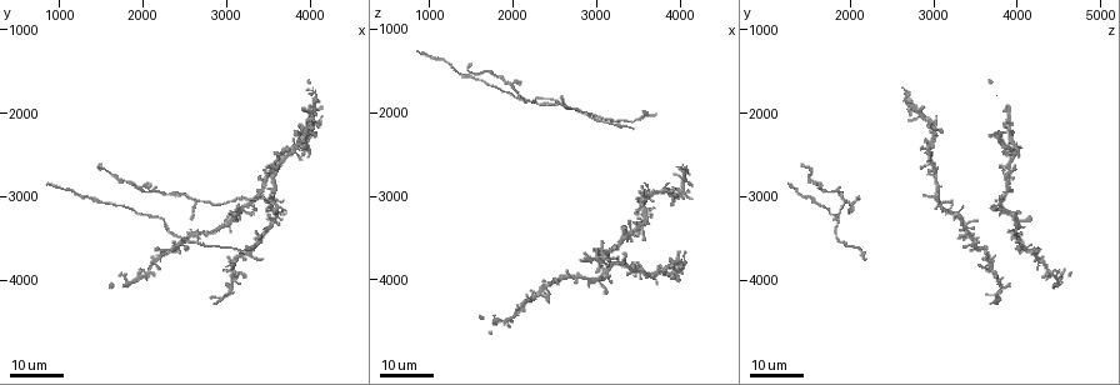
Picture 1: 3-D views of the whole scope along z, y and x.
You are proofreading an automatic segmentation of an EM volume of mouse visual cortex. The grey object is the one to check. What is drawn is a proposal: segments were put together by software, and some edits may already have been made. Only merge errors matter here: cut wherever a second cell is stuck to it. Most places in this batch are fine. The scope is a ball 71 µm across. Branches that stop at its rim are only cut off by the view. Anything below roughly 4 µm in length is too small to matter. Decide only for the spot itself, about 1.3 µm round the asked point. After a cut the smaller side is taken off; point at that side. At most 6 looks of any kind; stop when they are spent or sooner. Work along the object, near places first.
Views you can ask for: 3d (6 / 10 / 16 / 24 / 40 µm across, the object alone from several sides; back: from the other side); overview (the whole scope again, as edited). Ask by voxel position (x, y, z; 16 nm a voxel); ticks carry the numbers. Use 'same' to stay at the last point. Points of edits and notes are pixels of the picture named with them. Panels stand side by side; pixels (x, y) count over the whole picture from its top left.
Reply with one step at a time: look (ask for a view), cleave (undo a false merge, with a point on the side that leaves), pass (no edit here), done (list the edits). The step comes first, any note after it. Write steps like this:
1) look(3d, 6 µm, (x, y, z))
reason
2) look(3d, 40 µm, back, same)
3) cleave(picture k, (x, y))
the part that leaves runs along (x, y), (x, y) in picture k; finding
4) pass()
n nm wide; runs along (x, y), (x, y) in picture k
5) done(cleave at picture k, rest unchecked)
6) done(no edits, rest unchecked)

look(3d, 24 µm, (3500, 3350, 3400))
four arms meet

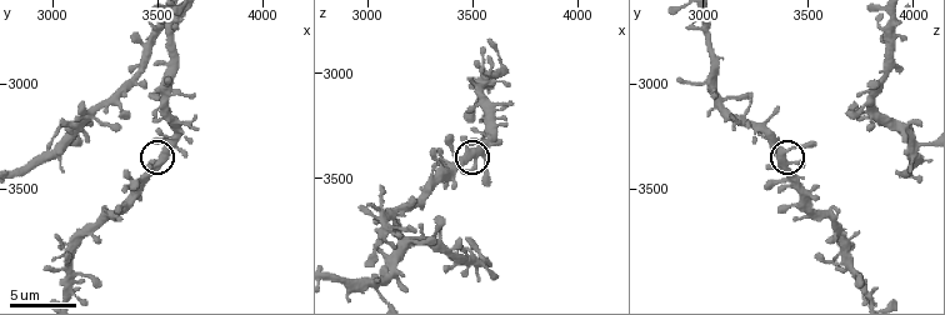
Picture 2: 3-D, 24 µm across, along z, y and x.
look(3d, 6 µm, (3540, 3340, 3380))

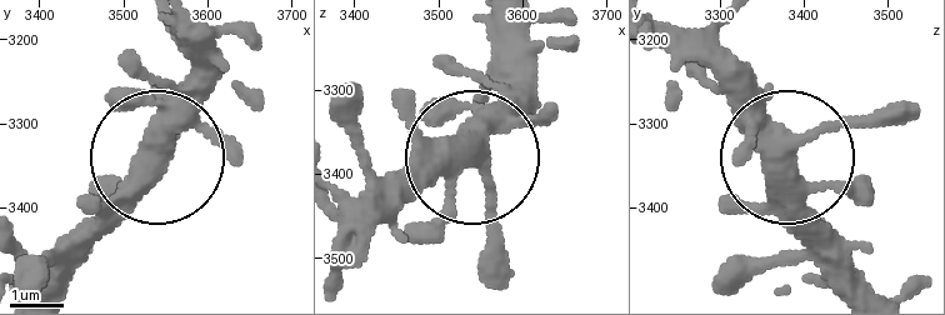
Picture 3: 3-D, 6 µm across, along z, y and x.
pass()
4 arms; runs along (658, 26), (788, 160), (805, 250) in picture 3; one cell here

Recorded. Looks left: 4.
look(3d, 24 µm, (3400, 3050, 2100))

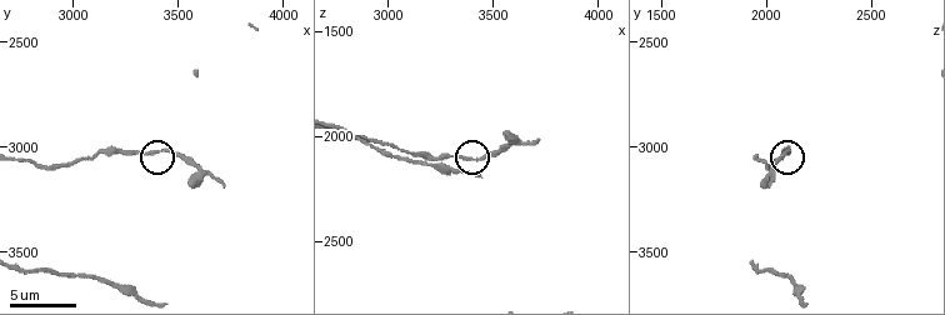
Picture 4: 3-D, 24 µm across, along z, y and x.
look(3d, 10 µm, (3410, 3020, 2110))
closer look

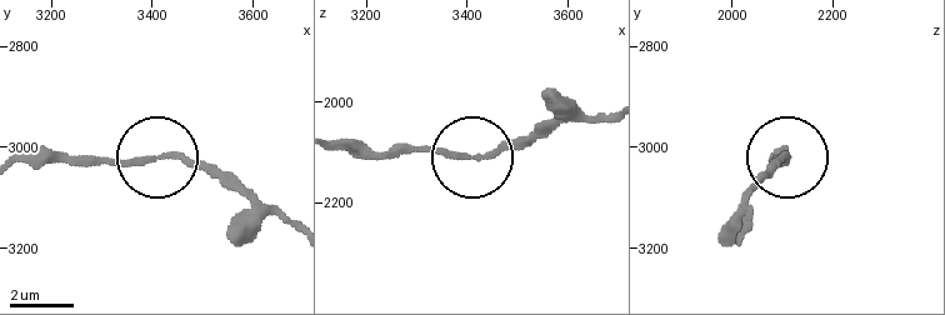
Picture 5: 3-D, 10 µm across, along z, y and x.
pass()
all the same cell

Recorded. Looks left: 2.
look(3d, 16 µm, (2350, 3400, 1800))
thick turns thin

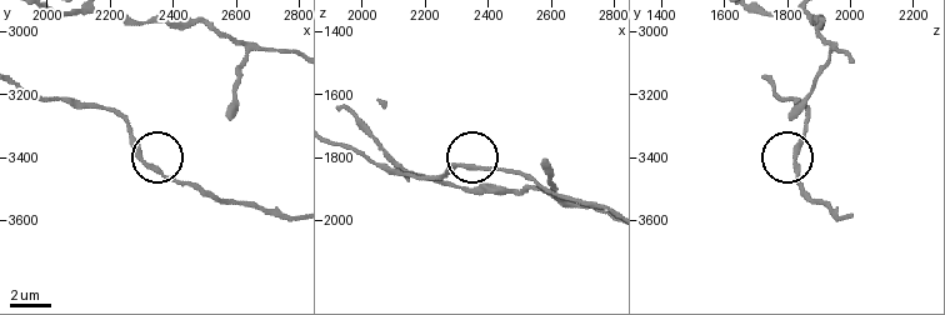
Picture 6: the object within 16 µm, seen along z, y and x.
look(3d, 6 µm, (2340, 3430, 1830))

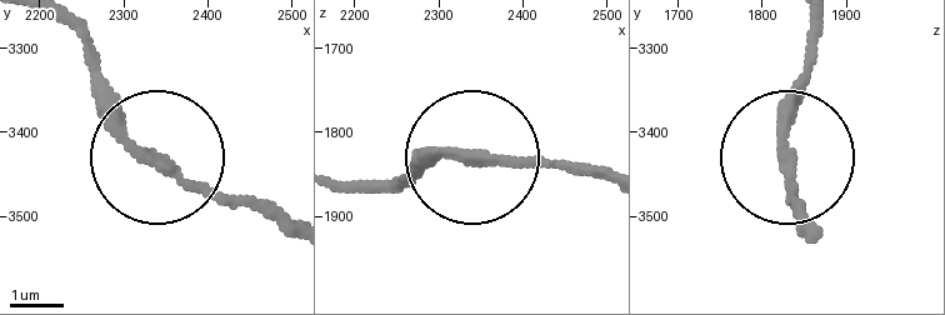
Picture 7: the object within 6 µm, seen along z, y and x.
pass()
190 nm wide; runs along (605, 179), (551, 160), (394, 174) in picture 7; continuous, no second cell

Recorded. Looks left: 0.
done(no edits, rest unchecked)

